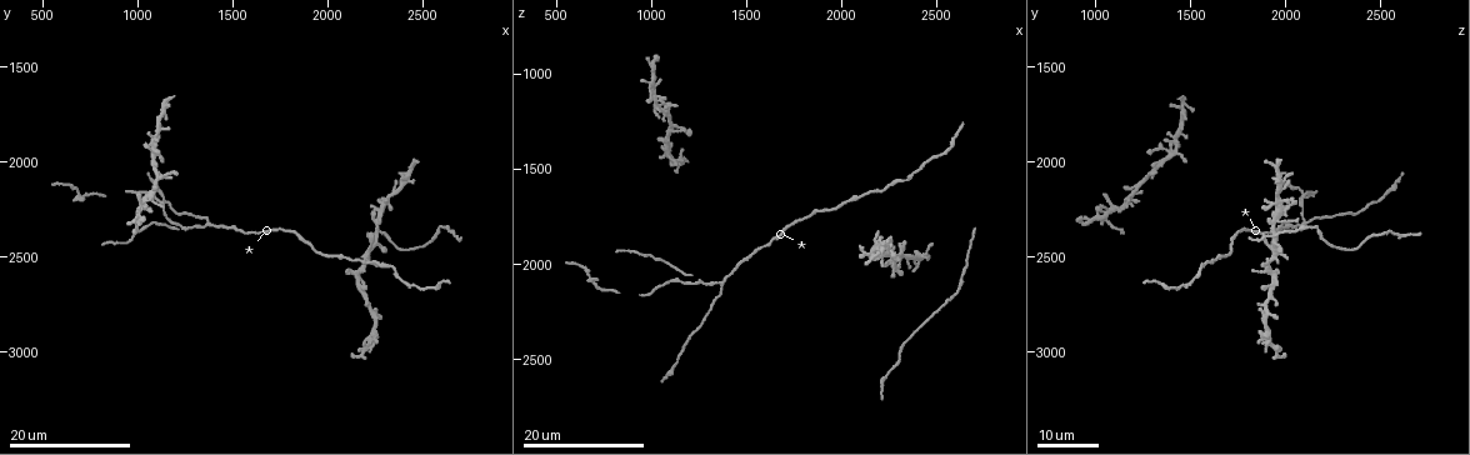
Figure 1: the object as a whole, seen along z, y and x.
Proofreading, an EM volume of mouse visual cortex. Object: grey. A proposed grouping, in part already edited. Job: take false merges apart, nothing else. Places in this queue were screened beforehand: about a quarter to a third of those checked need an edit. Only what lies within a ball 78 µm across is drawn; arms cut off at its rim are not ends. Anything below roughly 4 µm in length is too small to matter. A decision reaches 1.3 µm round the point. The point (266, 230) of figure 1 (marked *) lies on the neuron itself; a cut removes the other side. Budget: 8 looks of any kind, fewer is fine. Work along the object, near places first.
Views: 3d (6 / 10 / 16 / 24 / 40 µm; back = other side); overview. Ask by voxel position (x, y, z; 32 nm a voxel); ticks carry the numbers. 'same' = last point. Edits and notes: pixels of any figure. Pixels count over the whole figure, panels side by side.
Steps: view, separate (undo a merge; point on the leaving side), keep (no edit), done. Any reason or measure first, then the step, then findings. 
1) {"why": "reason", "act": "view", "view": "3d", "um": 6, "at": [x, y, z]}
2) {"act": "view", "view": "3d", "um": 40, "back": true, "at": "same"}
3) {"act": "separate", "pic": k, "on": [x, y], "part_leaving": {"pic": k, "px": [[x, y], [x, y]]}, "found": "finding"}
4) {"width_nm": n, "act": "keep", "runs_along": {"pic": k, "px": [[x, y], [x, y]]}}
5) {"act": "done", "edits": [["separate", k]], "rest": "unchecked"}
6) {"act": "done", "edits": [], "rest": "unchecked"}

{"act": "view", "view": "3d", "um": 16, "at": [2130, 2530, 1640]}

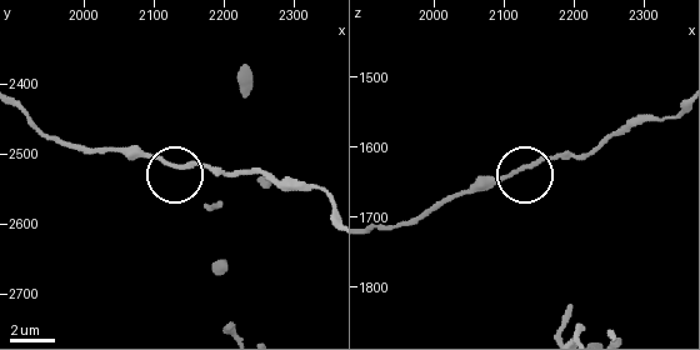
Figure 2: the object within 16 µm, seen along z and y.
{"act": "view", "view": "3d", "um": 10, "at": [2135, 2515, 1630]}

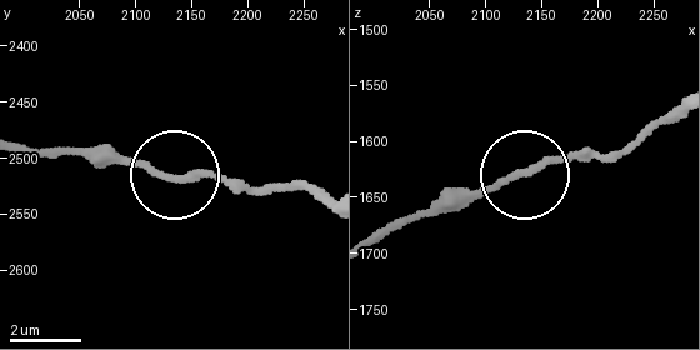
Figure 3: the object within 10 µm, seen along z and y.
{"side_arm_um": 25, "act": "keep", "runs_along": {"pic": 3, "px": [[375, 241], [536, 169], [624, 154]]}, "found": "all the same neuron"}

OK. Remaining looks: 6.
{"act": "view", "view": "3d", "um": 16, "at": [2170, 2570, 1910]}

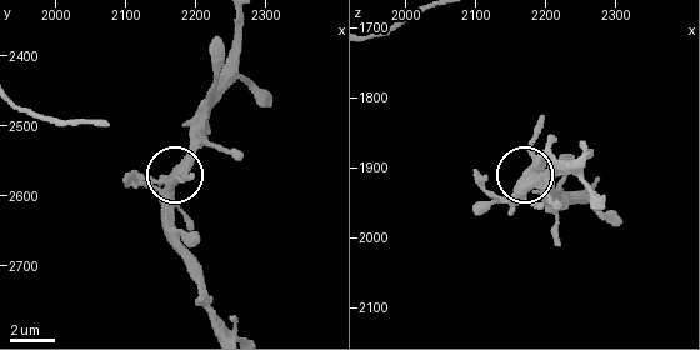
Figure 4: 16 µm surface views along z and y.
{"act": "view", "view": "3d", "um": 6, "at": "same"}

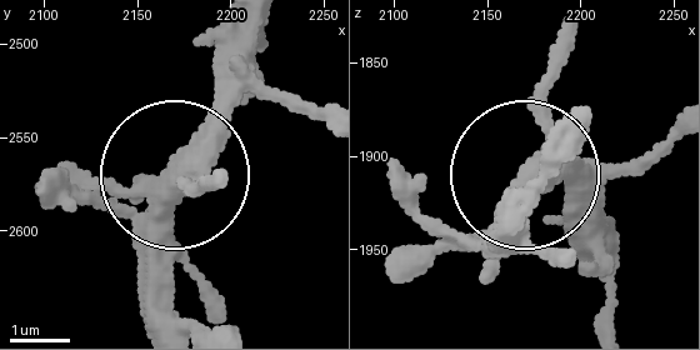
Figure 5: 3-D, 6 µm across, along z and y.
{"act": "keep", "found": "one neuron here"}

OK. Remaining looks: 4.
{"act": "view", "view": "3d", "um": 16, "at": [1360, 2320, 2090]}

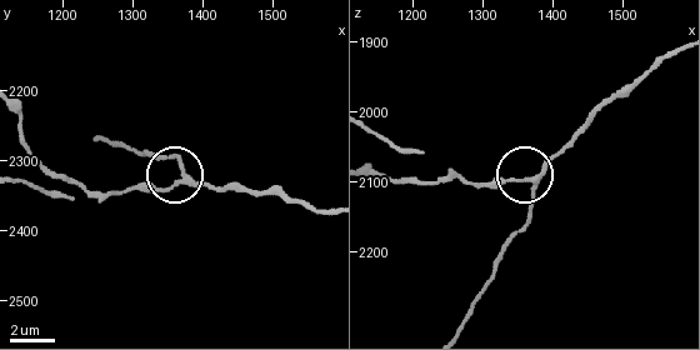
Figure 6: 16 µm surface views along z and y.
{"act": "view", "view": "3d", "um": 10, "at": [1370, 2330, 2100]}

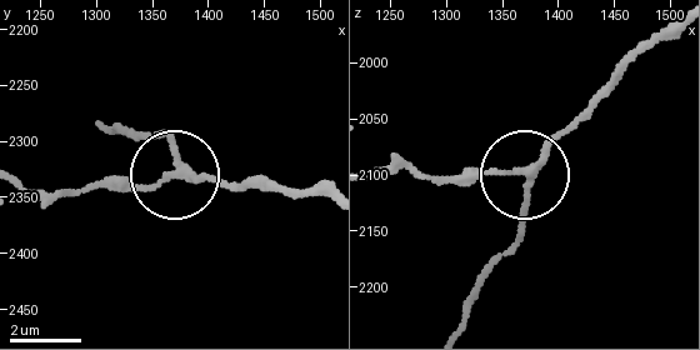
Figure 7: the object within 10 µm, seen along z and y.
{"act": "keep", "runs_along": {"pic": 7, "px": [[326, 195], [184, 180], [169, 133]]}, "found": "one neuron here"}

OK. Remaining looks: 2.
{"why": "three arms meet", "act": "view", "view": "3d", "um": 24, "at": [1200, 2320, 2090]}

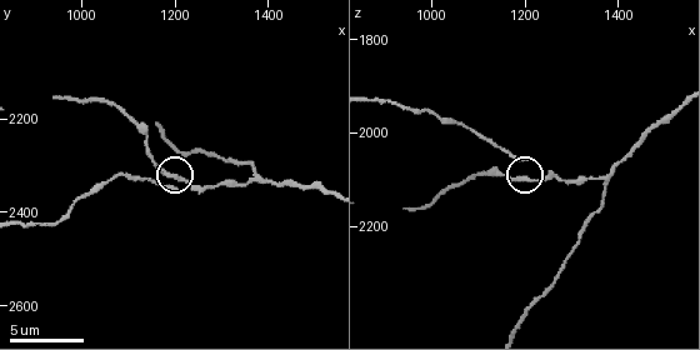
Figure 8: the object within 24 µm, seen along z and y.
{"act": "view", "view": "3d", "um": 10, "at": [1205, 2320, 2095]}

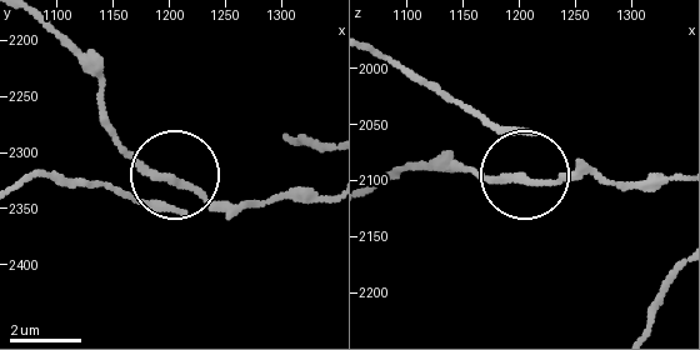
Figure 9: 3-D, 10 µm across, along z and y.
{"width_nm": 160, "act": "keep", "runs_along": {"pic": 9, "px": [[324, 195], [216, 204], [144, 168], [103, 126]]}, "found": "all the same neuron"}

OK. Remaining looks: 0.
{"act": "done", "edits": [], "rest": "unchecked"}

